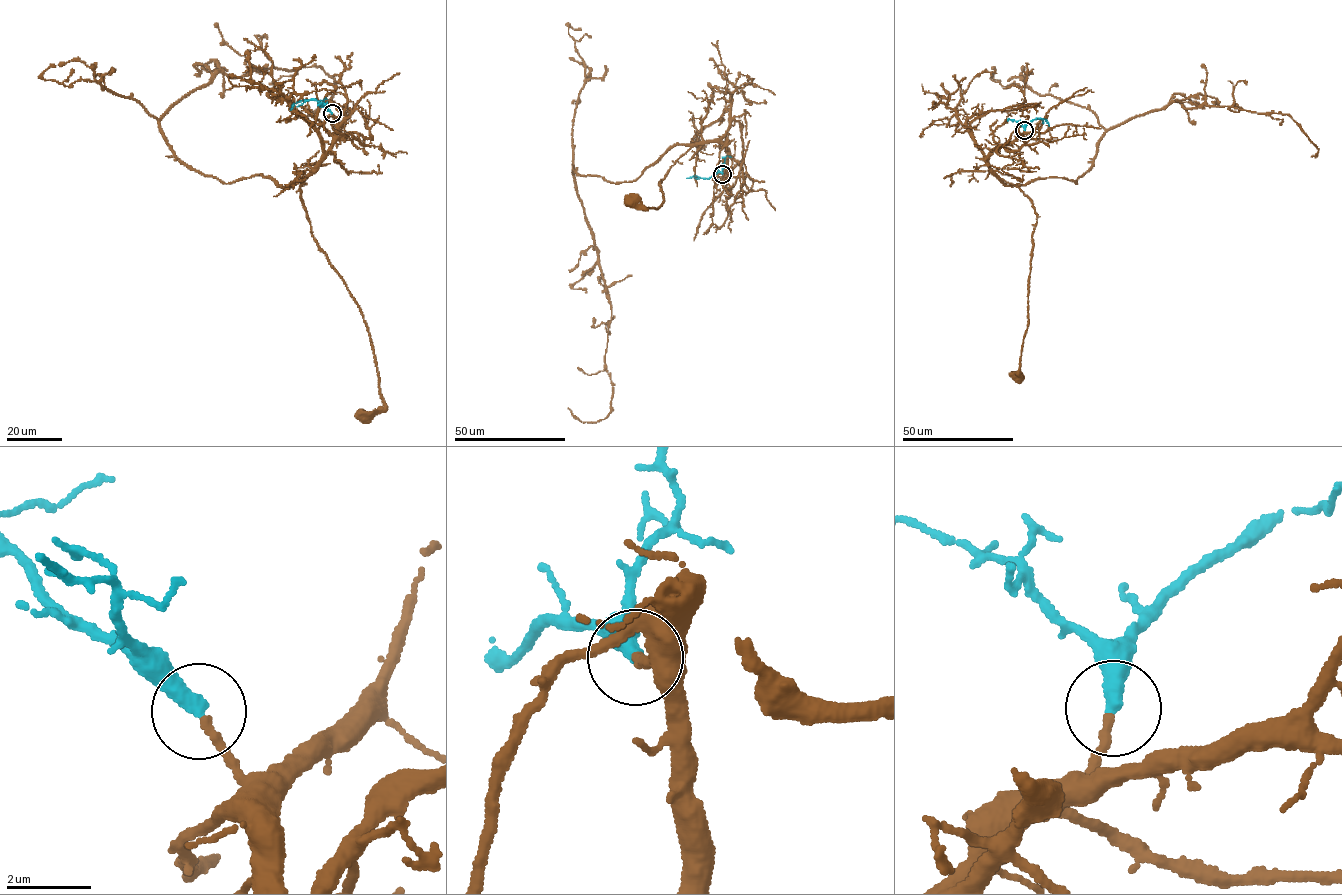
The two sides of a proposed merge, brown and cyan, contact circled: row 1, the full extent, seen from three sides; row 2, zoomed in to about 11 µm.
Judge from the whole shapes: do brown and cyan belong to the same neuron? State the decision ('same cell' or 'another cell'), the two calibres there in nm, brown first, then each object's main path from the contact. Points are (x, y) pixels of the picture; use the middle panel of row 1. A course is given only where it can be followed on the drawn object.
same cell; 200 nm thick on the brown side, 400 nm on the other; brown runs (722, 174), (727, 154), (723, 145), (697, 143), (659, 183), (663, 201), (659, 207), (642, 208), (629, 199); cyan runs (722, 174), (717, 172), (708, 178), (687, 178)

